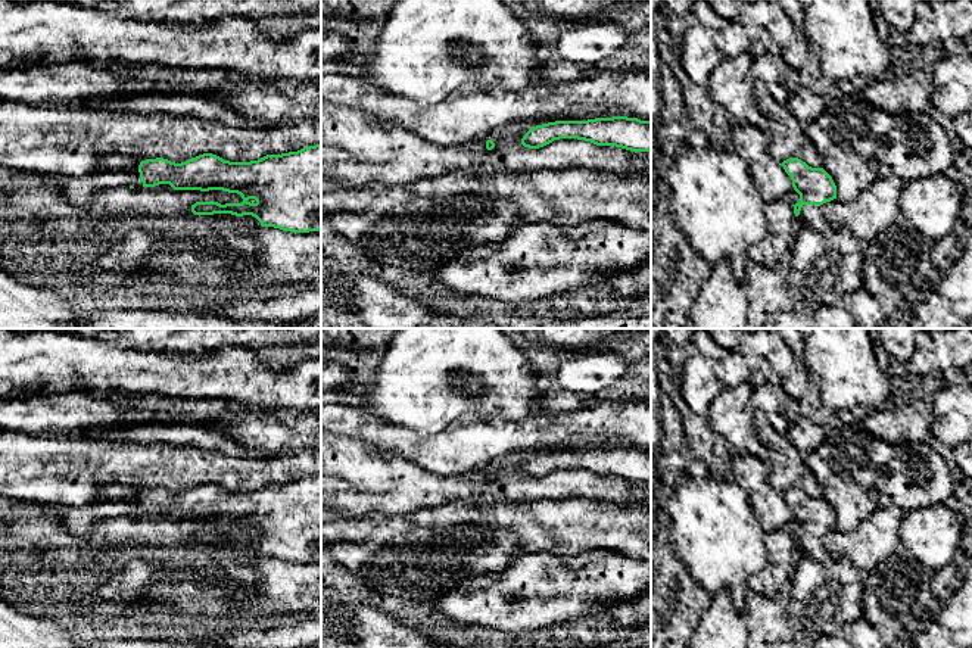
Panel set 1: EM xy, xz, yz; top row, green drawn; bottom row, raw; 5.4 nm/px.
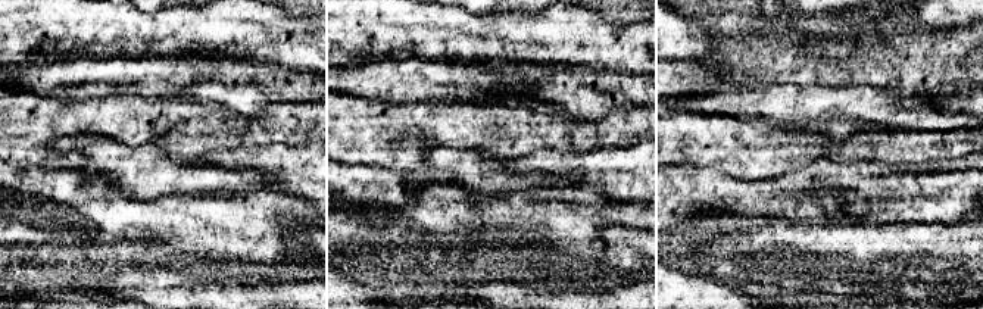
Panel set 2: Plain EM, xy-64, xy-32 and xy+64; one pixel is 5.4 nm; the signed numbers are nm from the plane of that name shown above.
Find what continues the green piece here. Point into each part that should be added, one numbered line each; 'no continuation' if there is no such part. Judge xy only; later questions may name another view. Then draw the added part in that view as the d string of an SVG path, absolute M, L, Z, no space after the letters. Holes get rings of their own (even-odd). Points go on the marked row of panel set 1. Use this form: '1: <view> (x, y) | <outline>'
1: xy (80, 192) | M102 171L80 177L57 177L56 180L60 194L84 214L99 209L94 205L94 196L97 191L112 187L134 187L137 183L141 183L141 180L135 180L130 174L118 171Z

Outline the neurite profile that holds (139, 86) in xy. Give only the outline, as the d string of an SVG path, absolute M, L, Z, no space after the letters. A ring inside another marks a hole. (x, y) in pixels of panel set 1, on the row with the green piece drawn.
M84 60L0 69L0 100L35 106L75 106L102 94L135 94L153 85L152 81L127 78L108 66Z

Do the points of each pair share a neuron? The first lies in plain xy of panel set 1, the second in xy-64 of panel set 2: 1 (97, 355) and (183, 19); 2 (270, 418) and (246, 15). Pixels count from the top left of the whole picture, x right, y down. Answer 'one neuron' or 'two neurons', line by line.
1: one neuron
2: two neurons

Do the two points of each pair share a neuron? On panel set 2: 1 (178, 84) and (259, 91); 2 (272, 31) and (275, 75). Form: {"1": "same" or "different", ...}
{"1": "same", "2": "different"}

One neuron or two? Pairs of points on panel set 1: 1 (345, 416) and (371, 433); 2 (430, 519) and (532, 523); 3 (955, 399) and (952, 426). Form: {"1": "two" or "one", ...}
{"1": "one", "2": "one", "3": "one"}

